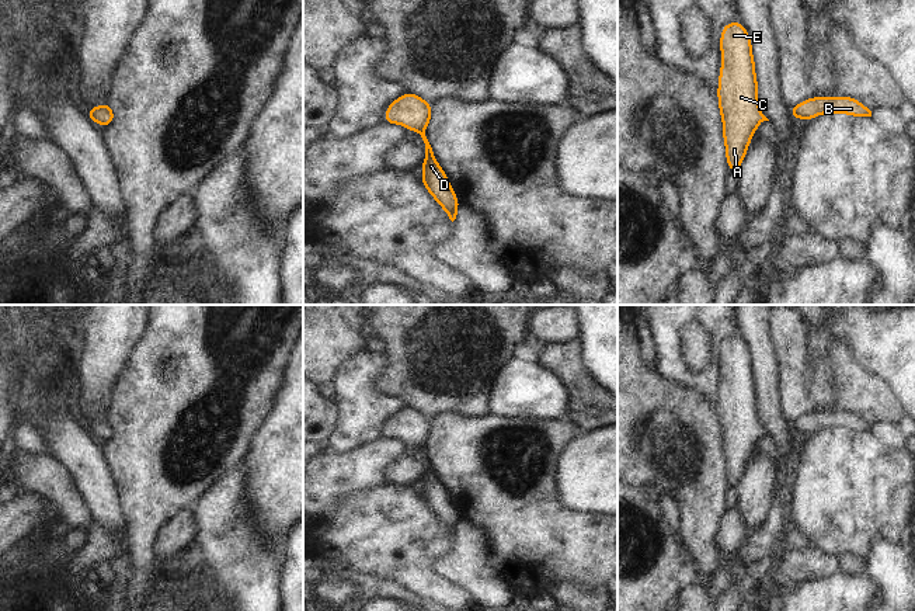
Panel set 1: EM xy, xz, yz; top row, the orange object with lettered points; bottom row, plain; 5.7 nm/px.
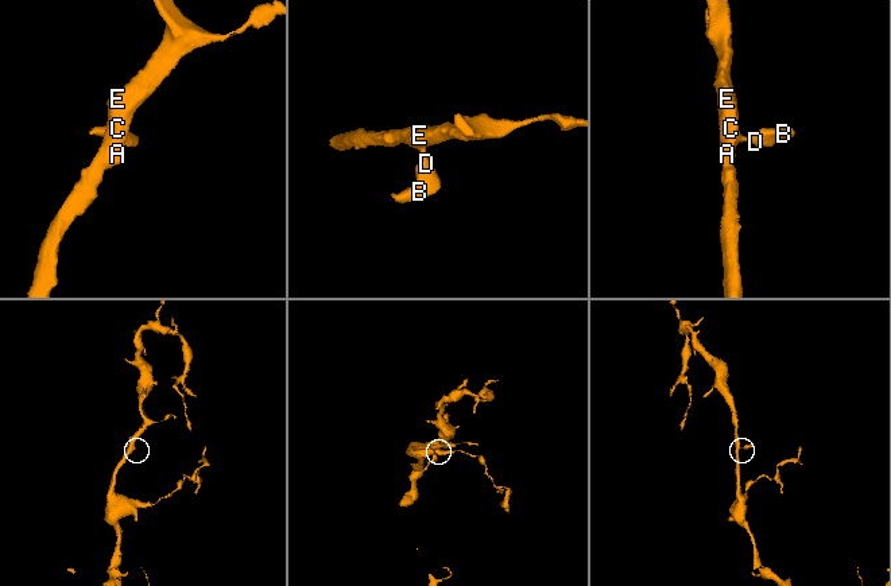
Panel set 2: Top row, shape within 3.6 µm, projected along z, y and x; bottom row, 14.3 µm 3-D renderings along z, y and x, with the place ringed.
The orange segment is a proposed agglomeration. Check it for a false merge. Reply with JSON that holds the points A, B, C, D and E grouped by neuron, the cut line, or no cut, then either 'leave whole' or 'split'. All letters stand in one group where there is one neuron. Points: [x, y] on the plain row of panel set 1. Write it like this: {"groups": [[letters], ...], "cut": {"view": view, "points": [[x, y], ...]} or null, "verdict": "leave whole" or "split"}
{"groups": [["A", "B", "C", "D", "E"]], "cut": null, "verdict": "leave whole"}

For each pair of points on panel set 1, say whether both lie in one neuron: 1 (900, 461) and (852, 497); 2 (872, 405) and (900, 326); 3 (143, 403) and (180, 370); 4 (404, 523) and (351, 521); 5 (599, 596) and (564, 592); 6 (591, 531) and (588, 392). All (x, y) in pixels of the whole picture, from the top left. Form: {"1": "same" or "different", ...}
{"1": "same", "2": "different", "3": "same", "4": "same", "5": "same", "6": "different"}

